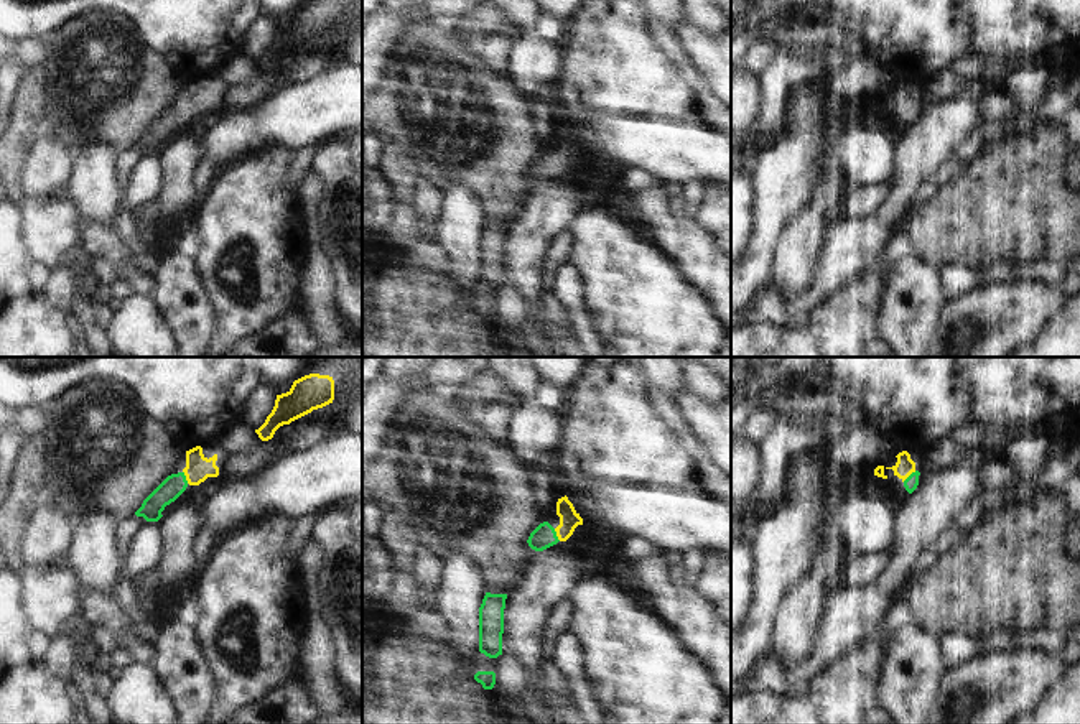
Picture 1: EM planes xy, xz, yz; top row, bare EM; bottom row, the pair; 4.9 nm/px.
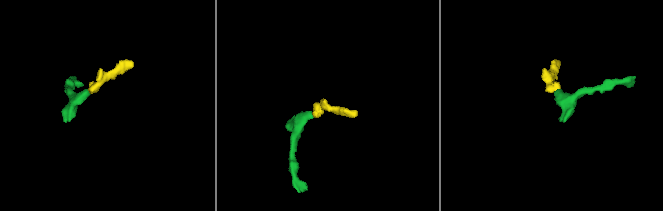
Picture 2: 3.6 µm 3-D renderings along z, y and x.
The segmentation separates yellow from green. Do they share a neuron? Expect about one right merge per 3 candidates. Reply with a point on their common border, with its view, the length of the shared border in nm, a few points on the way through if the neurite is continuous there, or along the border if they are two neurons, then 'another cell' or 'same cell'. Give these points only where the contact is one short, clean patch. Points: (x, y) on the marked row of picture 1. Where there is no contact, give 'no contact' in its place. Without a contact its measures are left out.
contact xz (557, 535); length 70 nm; way xz (568, 519), (568, 524), (557, 535), (544, 537); same cell

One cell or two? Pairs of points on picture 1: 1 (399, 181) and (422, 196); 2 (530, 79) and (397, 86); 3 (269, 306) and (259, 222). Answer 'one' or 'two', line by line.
1: two
2: two
3: one

